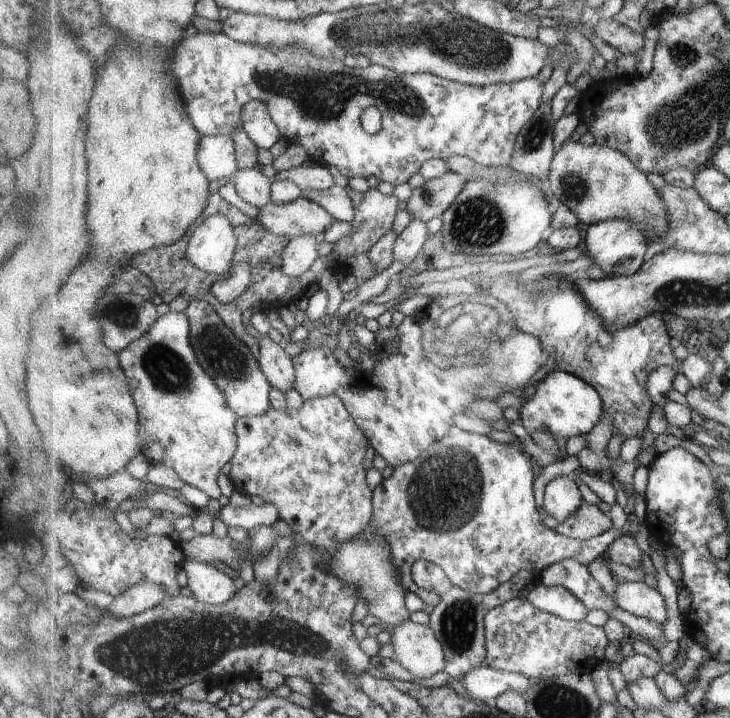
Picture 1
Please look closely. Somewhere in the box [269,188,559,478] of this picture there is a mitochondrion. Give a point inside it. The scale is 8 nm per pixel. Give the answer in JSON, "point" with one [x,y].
{"point":[478,221]}

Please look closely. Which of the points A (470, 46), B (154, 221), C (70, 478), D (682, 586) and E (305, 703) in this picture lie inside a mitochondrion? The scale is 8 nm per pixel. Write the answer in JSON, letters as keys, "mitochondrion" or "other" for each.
{"A":"mitochondrion","B":"other","C":"other","D":"other","E":"other"}

